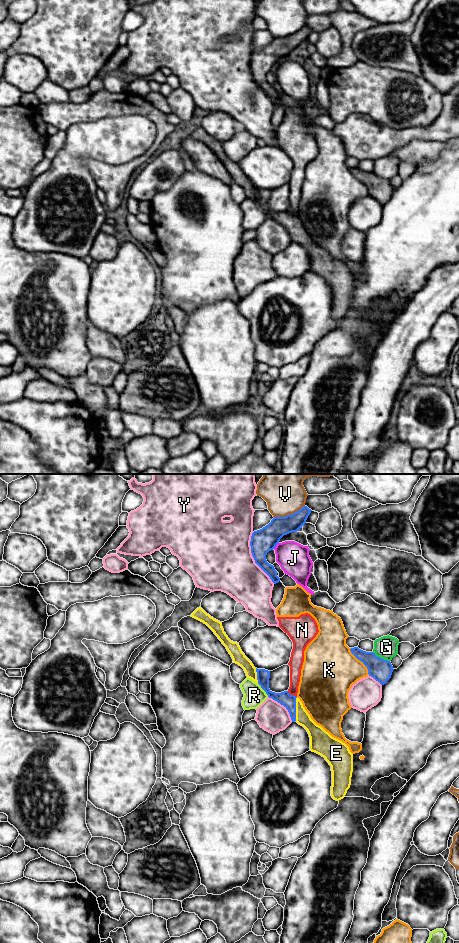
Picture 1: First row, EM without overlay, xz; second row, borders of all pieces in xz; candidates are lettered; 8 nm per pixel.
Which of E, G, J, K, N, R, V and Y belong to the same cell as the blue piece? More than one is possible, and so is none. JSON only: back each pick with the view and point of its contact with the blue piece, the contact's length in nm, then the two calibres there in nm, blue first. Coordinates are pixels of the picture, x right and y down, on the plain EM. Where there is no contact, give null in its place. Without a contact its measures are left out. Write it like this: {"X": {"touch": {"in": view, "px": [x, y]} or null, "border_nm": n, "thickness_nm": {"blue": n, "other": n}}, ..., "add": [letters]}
{"E": {"touch": {"in": "xz", "px": [295, 229]}, "border_nm": 190, "thickness_nm": {"blue": 110, "other": 120}}, "add": ["E"]}

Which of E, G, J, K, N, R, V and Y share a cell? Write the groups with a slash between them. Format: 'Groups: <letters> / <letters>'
Groups: E / G / J / K N / R / V / Y

